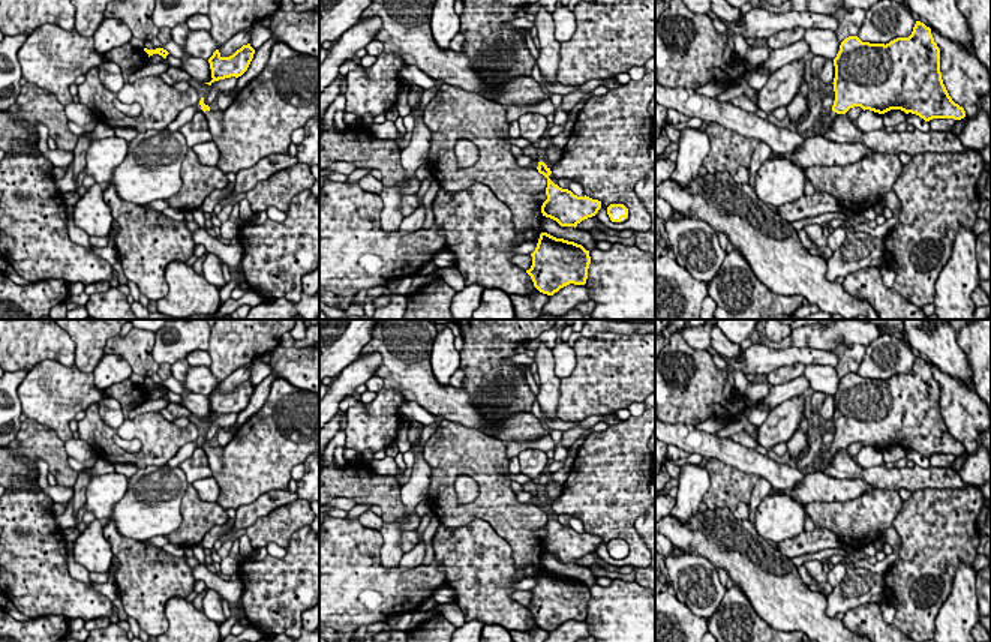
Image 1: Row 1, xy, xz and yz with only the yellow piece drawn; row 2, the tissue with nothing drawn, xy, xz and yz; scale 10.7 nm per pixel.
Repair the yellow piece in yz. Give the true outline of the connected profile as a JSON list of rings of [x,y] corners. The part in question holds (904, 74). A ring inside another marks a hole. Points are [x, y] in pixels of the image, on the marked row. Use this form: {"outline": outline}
{"outline": [[[916,21],[909,38],[889,44],[862,42],[846,38],[834,58],[835,100],[820,120],[819,132],[826,134],[838,114],[861,106],[885,114],[891,110],[933,118],[966,117],[963,106],[949,96],[940,72],[940,48],[931,28]]]}

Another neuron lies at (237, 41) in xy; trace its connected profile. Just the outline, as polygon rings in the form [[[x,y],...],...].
[[[250,27],[234,34],[225,45],[219,46],[220,57],[229,57],[250,40]]]

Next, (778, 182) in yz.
[[[772,153],[759,168],[753,189],[762,202],[780,207],[805,194],[805,178],[804,170]]]

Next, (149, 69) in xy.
[[[162,60],[157,64],[147,63],[142,69],[136,70],[133,75],[129,76],[129,82],[132,84],[133,81],[142,78],[142,76],[151,76],[151,75],[160,75],[166,72],[168,66]]]

